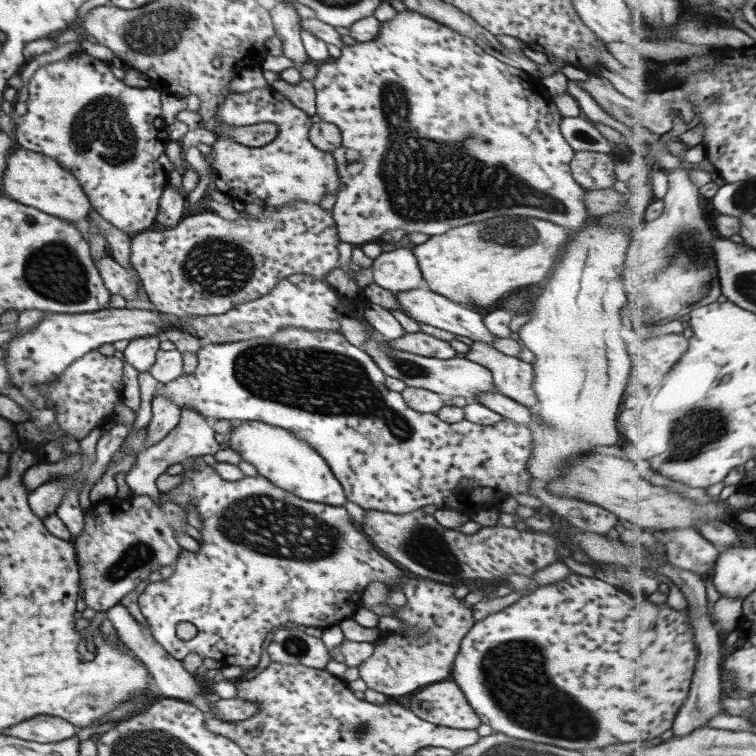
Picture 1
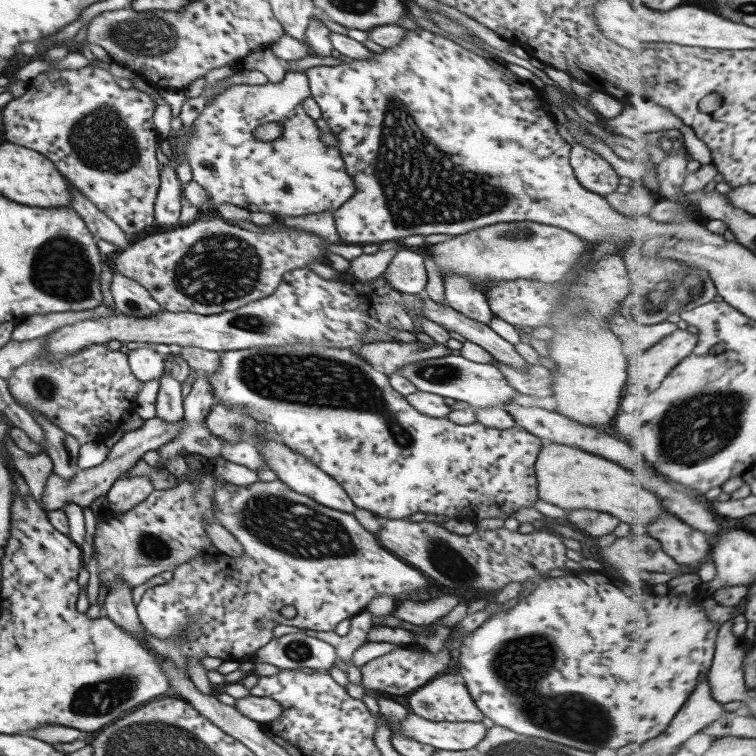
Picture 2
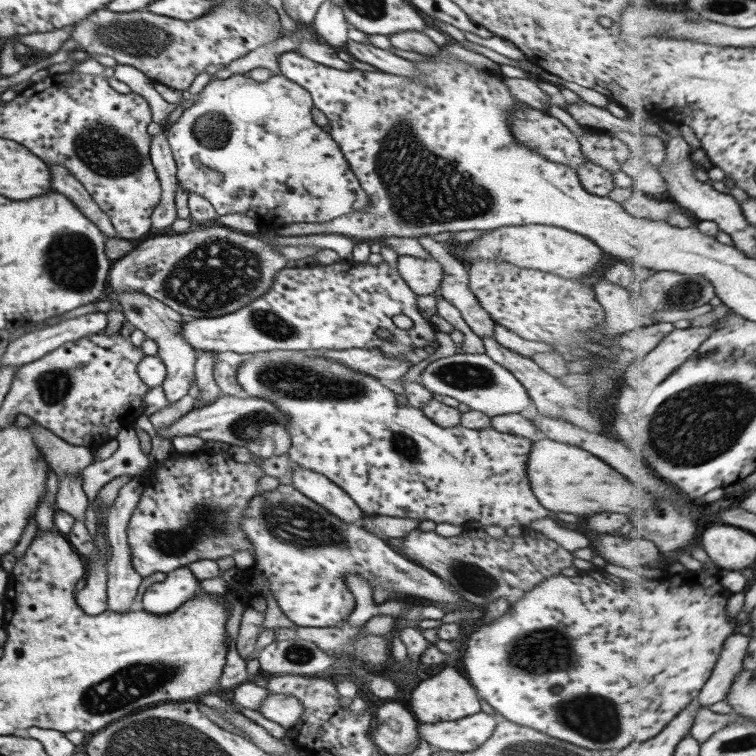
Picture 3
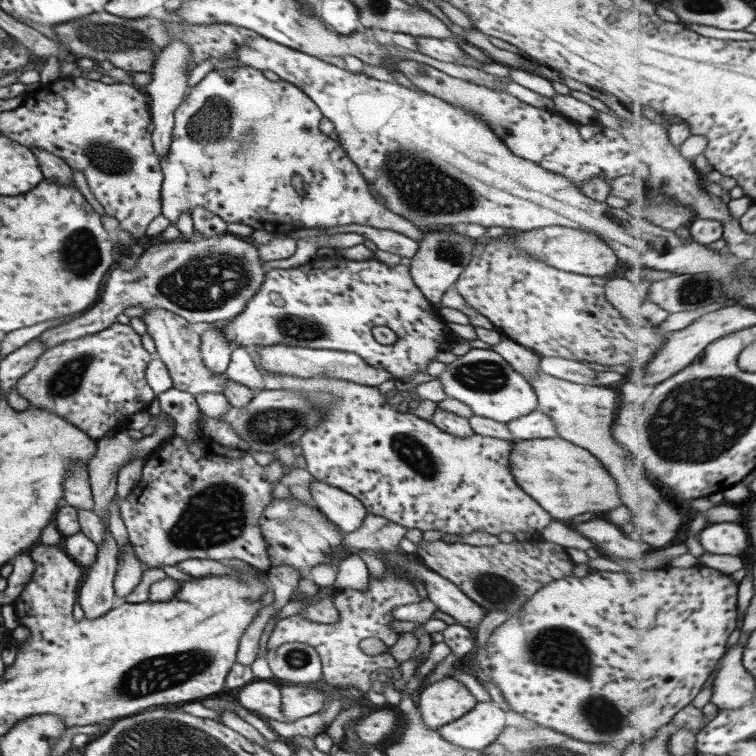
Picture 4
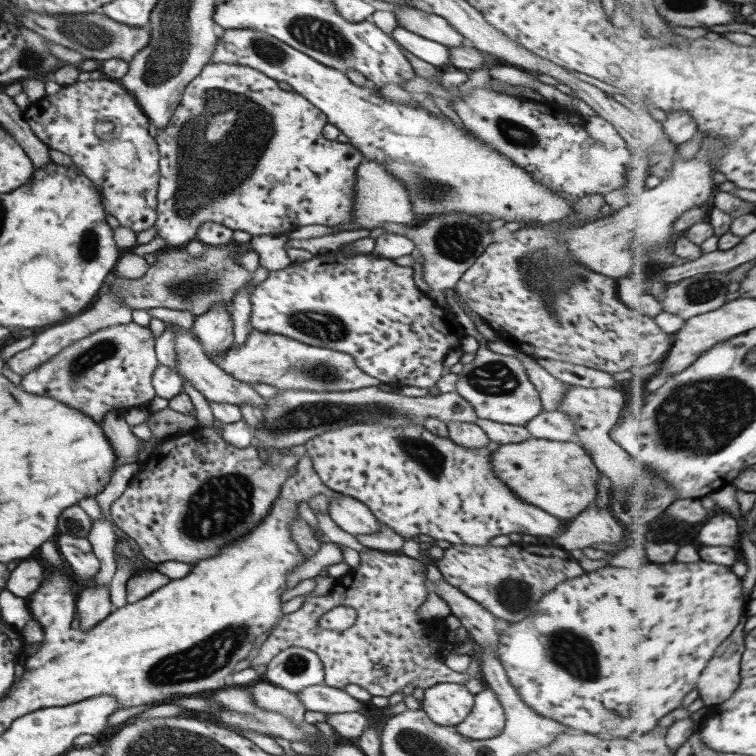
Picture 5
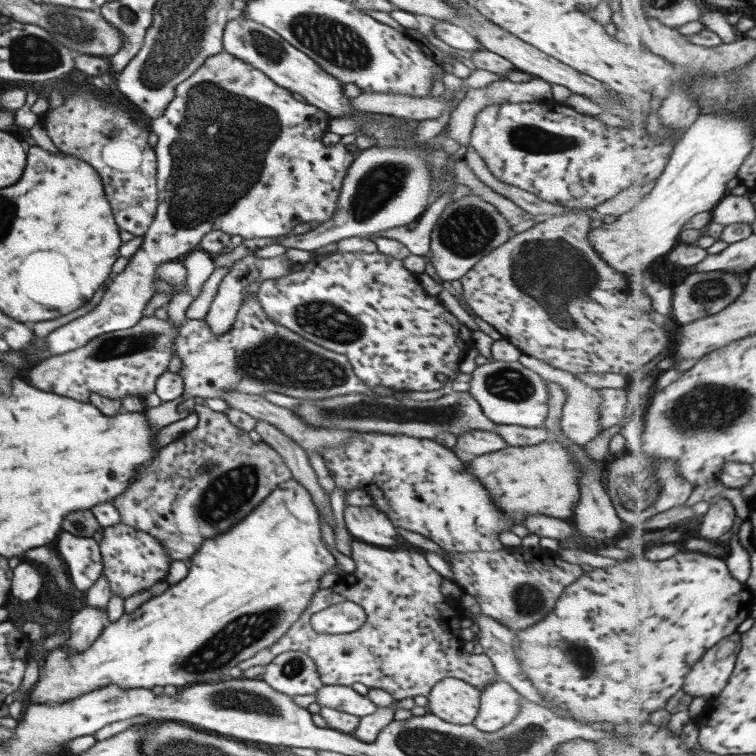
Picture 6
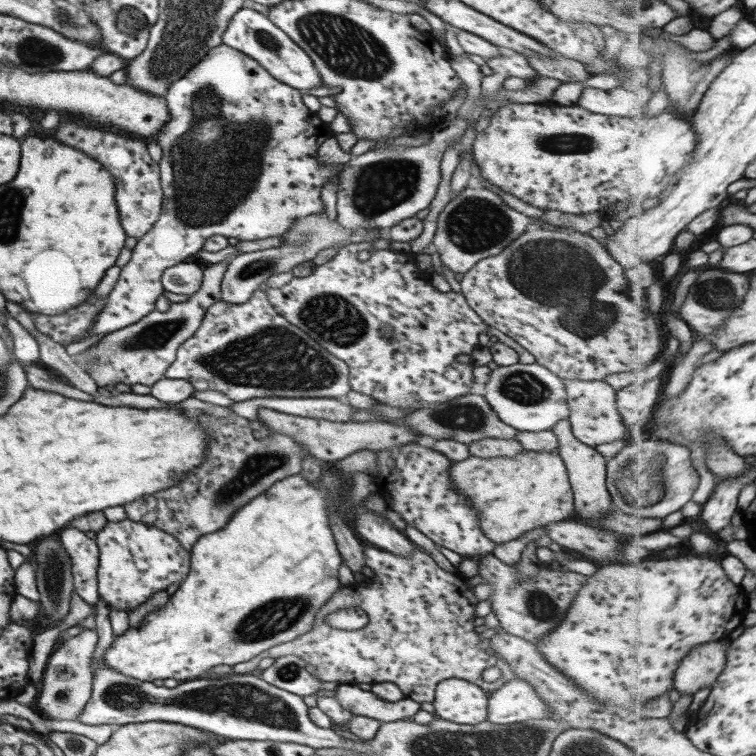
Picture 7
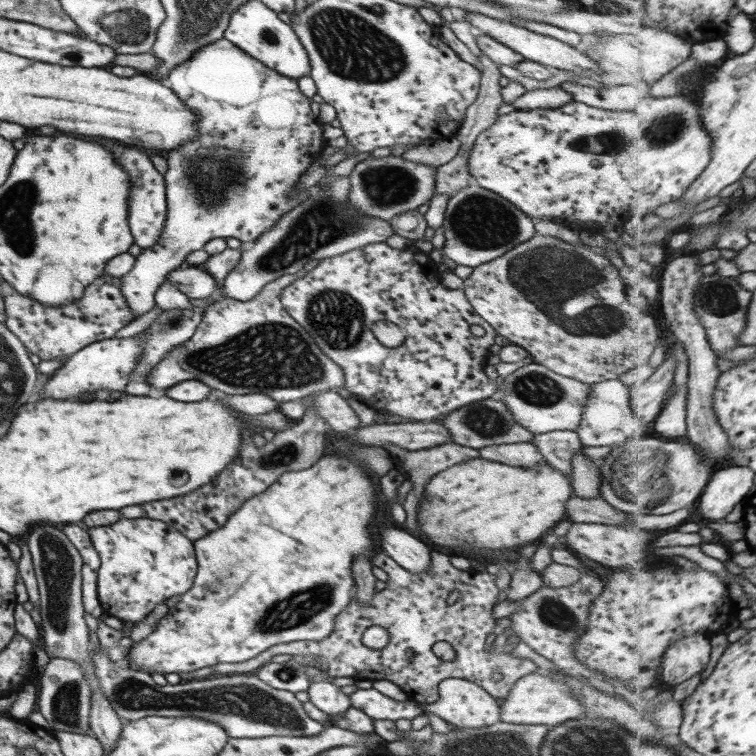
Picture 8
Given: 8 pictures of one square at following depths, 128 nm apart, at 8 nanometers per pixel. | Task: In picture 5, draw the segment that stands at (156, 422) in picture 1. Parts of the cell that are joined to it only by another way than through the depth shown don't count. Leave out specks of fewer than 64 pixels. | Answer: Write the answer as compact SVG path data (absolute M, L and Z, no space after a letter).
M177 325L175 326L175 333L177 338L175 344L177 365L179 368L177 372L184 381L190 381L194 385L194 388L207 398L207 401L226 402L228 404L235 404L236 406L239 406L239 404L251 404L262 410L267 408L265 398L260 396L251 385L241 380L236 380L208 358L208 354L204 352L192 329L184 329Z

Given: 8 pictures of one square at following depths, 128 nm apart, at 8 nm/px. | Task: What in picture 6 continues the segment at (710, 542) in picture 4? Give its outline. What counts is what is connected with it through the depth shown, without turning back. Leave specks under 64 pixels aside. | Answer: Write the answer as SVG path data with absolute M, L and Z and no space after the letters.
M726 498L724 502L711 506L712 510L706 514L704 524L702 524L702 536L704 538L718 540L734 528L734 522L738 518L736 516L736 506L734 506L735 502Z

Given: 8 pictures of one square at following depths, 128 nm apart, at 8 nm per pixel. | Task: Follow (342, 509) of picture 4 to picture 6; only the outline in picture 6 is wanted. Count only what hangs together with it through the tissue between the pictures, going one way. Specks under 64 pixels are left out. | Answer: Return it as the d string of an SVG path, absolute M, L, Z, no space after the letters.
M346 506L343 518L348 532L357 541L389 549L396 544L396 527L375 507Z

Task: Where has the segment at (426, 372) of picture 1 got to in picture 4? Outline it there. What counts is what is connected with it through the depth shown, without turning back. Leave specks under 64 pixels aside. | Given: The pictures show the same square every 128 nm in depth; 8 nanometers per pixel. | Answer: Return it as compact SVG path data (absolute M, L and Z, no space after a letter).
M473 348L448 363L437 379L442 382L448 397L467 404L476 416L506 423L538 410L538 397L531 382L495 350Z

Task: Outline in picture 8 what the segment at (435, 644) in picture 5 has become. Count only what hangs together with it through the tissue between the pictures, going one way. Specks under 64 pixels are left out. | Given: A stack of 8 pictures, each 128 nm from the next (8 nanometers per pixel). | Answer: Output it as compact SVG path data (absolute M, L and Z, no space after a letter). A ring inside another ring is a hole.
M432 551L431 553L431 568L429 572L421 572L414 574L402 568L393 558L381 553L373 553L370 561L373 566L382 568L388 575L384 590L379 590L374 595L373 601L368 605L359 604L356 598L352 598L348 603L347 609L342 610L336 618L335 629L324 640L302 641L294 643L284 643L281 645L272 646L264 650L250 660L237 663L220 663L212 665L215 676L226 675L248 675L254 670L258 670L264 664L270 662L272 656L279 654L287 654L290 656L302 656L306 654L314 654L324 666L326 673L332 678L339 676L351 676L355 680L390 680L402 688L407 694L408 699L416 701L418 704L431 705L436 702L439 697L439 683L442 680L450 677L469 680L478 684L486 692L489 692L493 697L501 700L506 698L510 689L527 674L534 673L537 669L536 664L527 658L516 657L511 653L506 653L503 650L493 649L486 650L486 638L488 634L493 632L496 621L494 619L495 602L498 600L499 589L496 586L496 576L487 572L477 572L475 570L462 571L456 569L449 561L450 556L440 554L440 552ZM453 590L460 591L460 597L452 605L446 603L446 598ZM369 626L382 626L390 633L388 644L380 650L368 648L362 644L362 635ZM436 642L449 642L456 652L456 658L452 661L444 661L434 655L432 646ZM499 672L501 674L499 680L492 678L492 674Z

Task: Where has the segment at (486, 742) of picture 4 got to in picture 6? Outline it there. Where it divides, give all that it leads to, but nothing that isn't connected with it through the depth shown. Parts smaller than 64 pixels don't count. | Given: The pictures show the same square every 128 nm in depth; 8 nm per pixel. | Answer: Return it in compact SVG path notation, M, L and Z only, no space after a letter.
M498 680L481 692L480 708L474 726L494 733L512 722L521 709L521 694L506 681Z

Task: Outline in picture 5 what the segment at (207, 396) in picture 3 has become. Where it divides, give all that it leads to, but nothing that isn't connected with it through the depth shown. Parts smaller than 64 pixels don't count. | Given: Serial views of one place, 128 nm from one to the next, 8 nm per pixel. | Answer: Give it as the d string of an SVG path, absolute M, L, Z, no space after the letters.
M222 303L213 304L208 311L195 317L193 333L204 346L204 352L213 360L223 355L234 343L233 326L230 323L231 312Z

